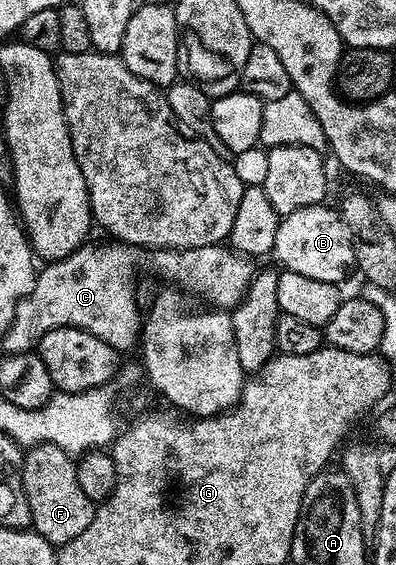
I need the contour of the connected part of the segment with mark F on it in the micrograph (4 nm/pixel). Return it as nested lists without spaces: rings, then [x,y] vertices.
[[[46,442],[28,447],[23,457],[23,489],[29,502],[31,528],[56,546],[81,534],[95,517],[96,505],[81,490],[75,467],[76,461],[68,452]]]

